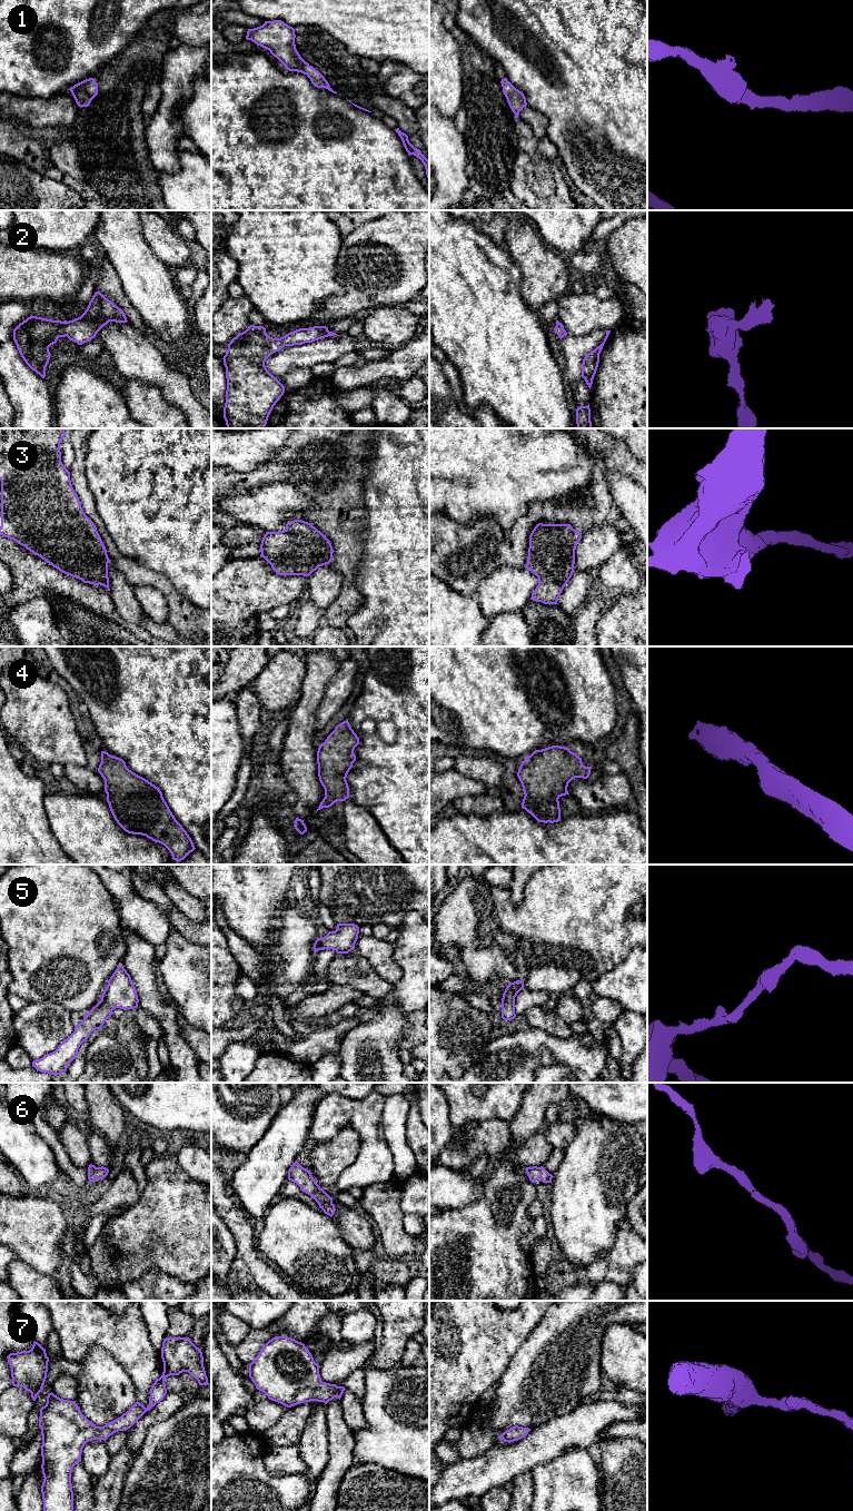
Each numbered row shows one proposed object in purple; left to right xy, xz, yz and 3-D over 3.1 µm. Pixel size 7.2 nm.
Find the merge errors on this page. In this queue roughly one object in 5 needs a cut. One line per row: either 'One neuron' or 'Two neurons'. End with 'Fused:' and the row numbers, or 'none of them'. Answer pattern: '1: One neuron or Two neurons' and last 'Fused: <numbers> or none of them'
1: One neuron
2: One neuron
3: One neuron
4: One neuron
5: One neuron
6: One neuron
7: One neuron
Fused: none of them

